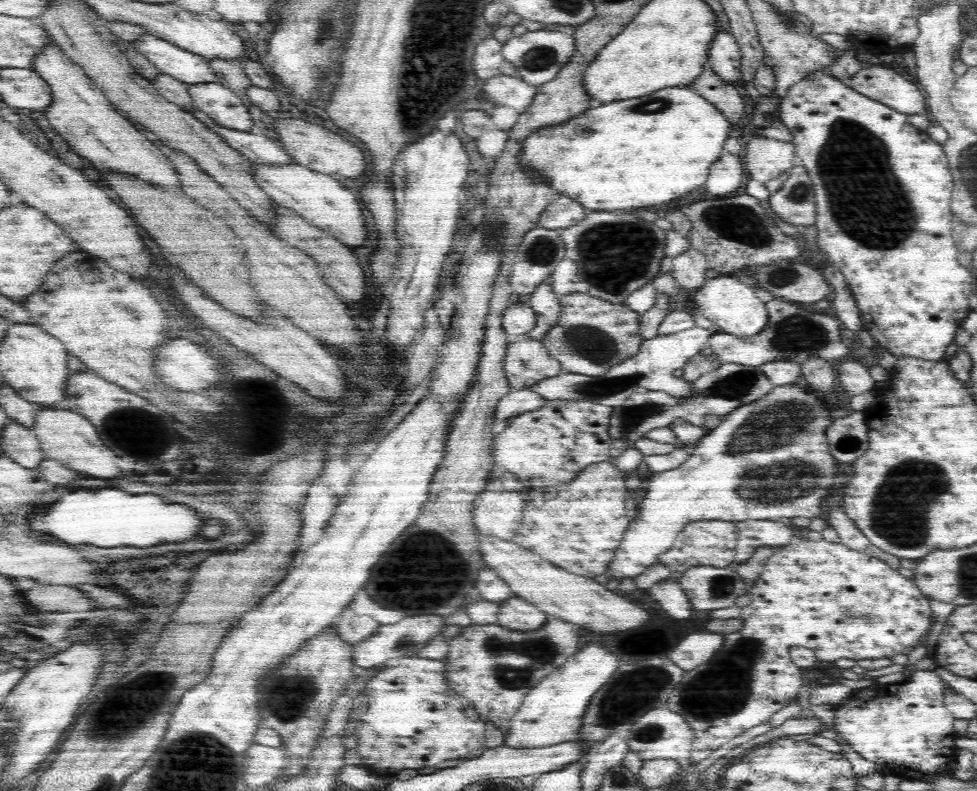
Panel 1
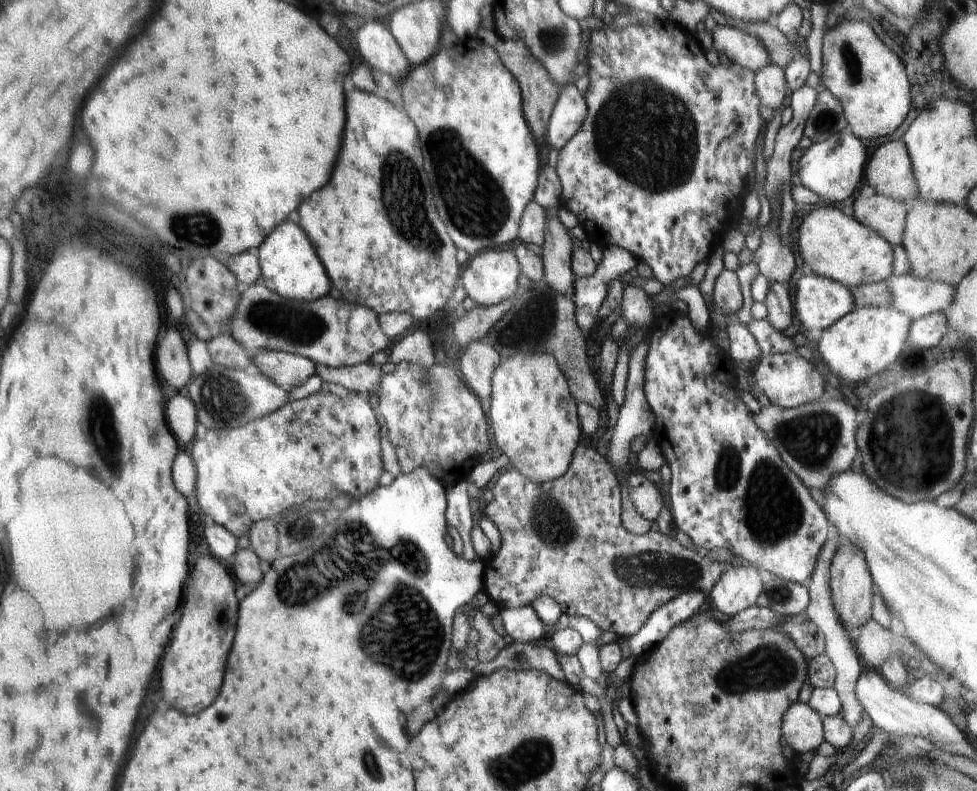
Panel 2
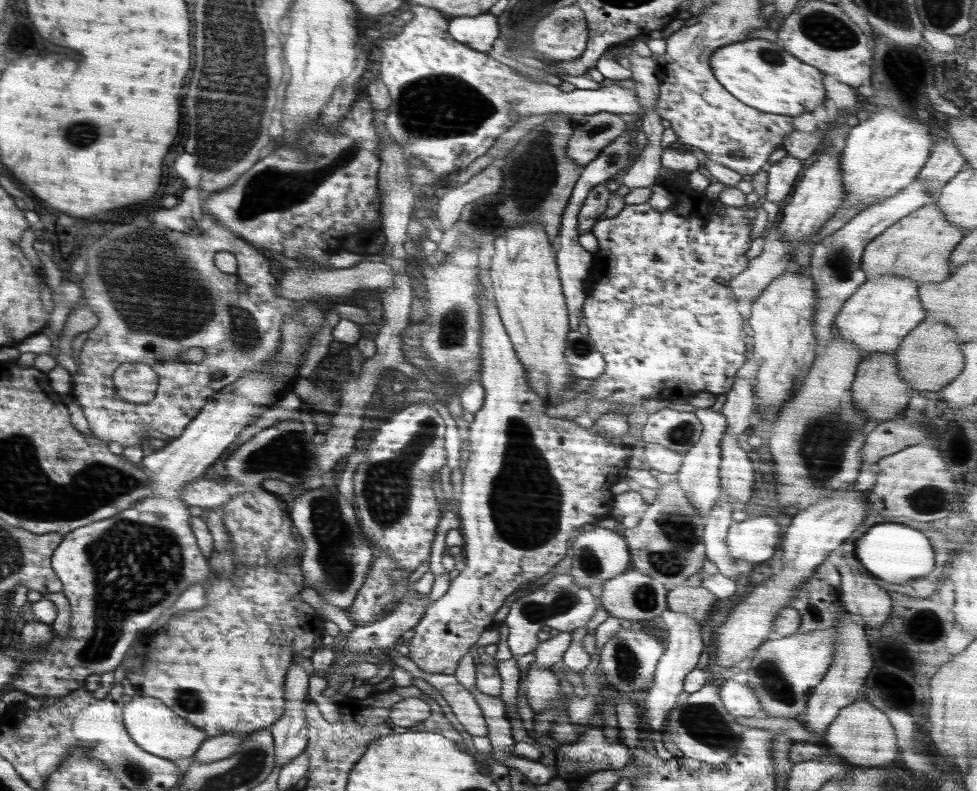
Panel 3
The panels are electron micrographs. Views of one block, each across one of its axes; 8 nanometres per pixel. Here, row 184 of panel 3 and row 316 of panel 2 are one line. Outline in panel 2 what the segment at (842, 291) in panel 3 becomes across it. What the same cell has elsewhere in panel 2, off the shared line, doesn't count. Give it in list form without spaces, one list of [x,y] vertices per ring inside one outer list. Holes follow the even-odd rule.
[[[892,274],[886,282],[892,297],[890,305],[907,314],[912,321],[943,313],[951,305],[955,293],[951,285],[915,279],[912,275]]]

